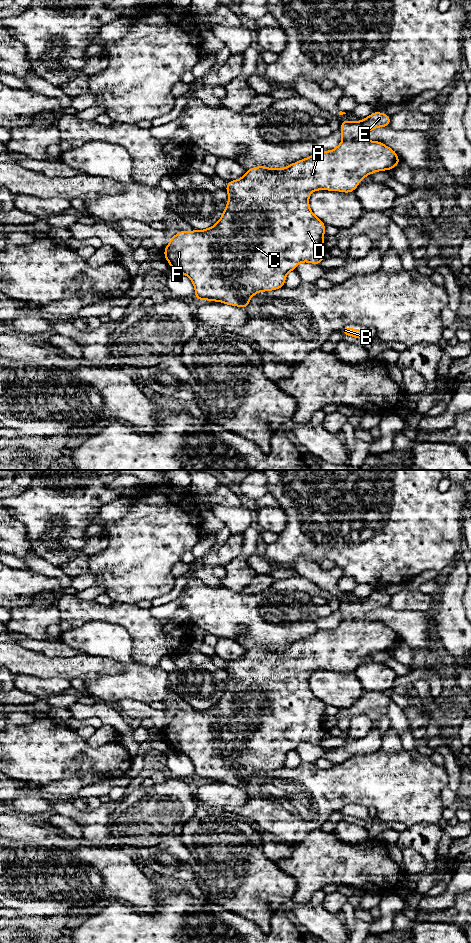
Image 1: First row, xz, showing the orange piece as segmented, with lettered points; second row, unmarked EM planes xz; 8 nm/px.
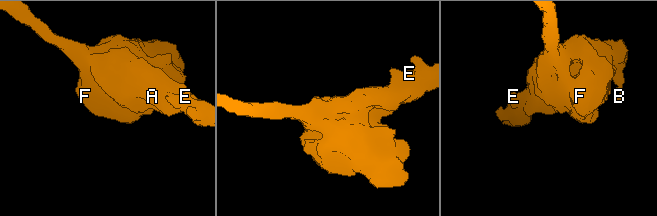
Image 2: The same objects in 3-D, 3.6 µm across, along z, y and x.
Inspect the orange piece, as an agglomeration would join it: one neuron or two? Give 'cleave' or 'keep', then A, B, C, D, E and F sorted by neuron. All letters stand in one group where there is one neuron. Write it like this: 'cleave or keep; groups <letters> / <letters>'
keep; groups A B C D E F

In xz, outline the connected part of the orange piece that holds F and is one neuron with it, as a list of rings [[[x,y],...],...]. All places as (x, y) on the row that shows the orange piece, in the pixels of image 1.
[[[374,111],[358,121],[341,121],[342,142],[331,151],[318,151],[312,156],[281,169],[257,166],[246,170],[239,180],[227,181],[229,194],[220,220],[204,230],[179,231],[170,238],[163,254],[173,272],[188,276],[195,287],[195,300],[223,302],[226,305],[249,309],[250,297],[261,291],[270,292],[285,285],[286,274],[295,271],[300,262],[319,265],[328,254],[323,248],[326,224],[310,209],[309,197],[313,191],[329,190],[352,193],[362,178],[371,173],[392,170],[400,164],[398,154],[379,141],[368,141],[365,135],[377,127],[389,127],[391,116]]]

